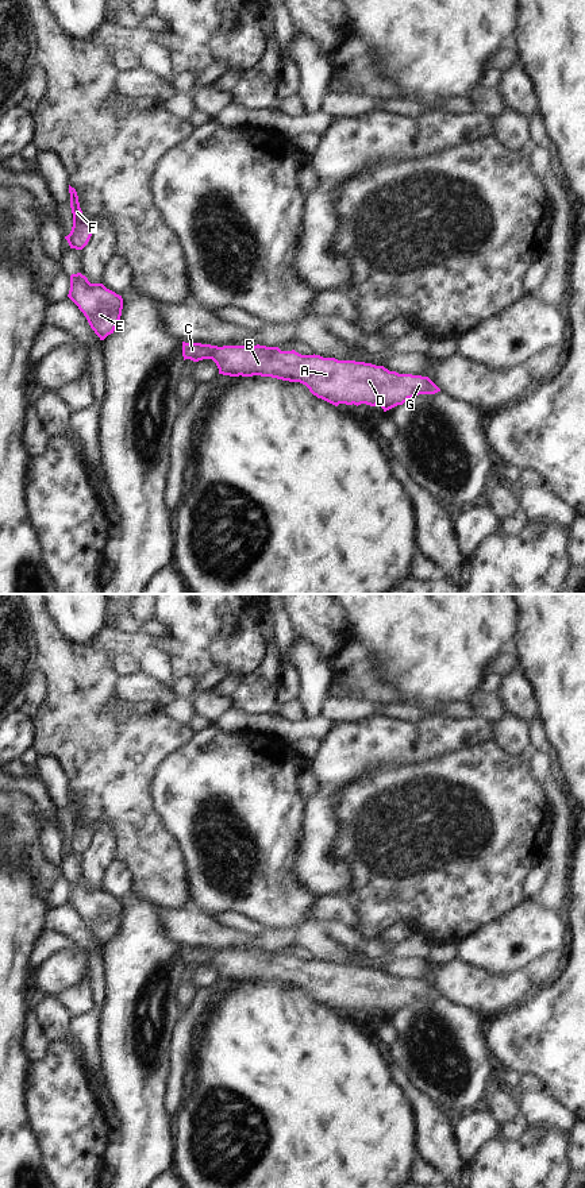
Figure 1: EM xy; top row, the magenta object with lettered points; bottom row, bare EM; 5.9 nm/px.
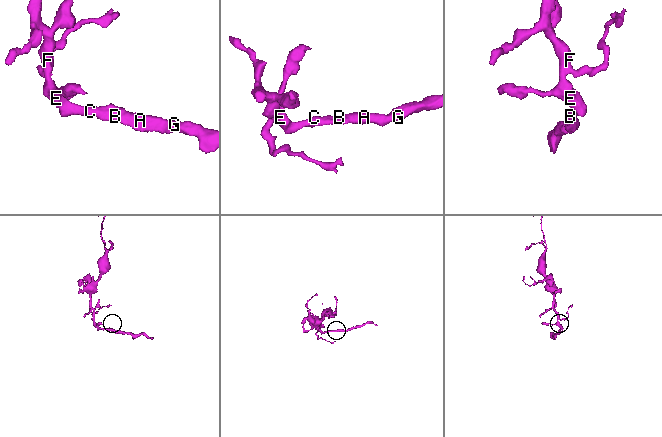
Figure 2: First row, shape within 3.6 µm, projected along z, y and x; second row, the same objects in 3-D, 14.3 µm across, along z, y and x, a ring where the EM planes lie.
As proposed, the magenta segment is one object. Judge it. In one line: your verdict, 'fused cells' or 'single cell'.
single cell

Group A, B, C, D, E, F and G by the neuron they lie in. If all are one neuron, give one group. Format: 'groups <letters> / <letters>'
groups A B C D E F G

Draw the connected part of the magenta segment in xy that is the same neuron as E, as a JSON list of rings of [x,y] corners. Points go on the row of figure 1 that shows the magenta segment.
[[[81,273],[70,275],[68,297],[86,317],[95,333],[104,340],[119,324],[123,298],[103,284],[91,284]]]

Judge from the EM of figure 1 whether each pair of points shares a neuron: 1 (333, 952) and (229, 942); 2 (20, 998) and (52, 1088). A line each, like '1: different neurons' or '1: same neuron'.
1: same neuron
2: different neurons

